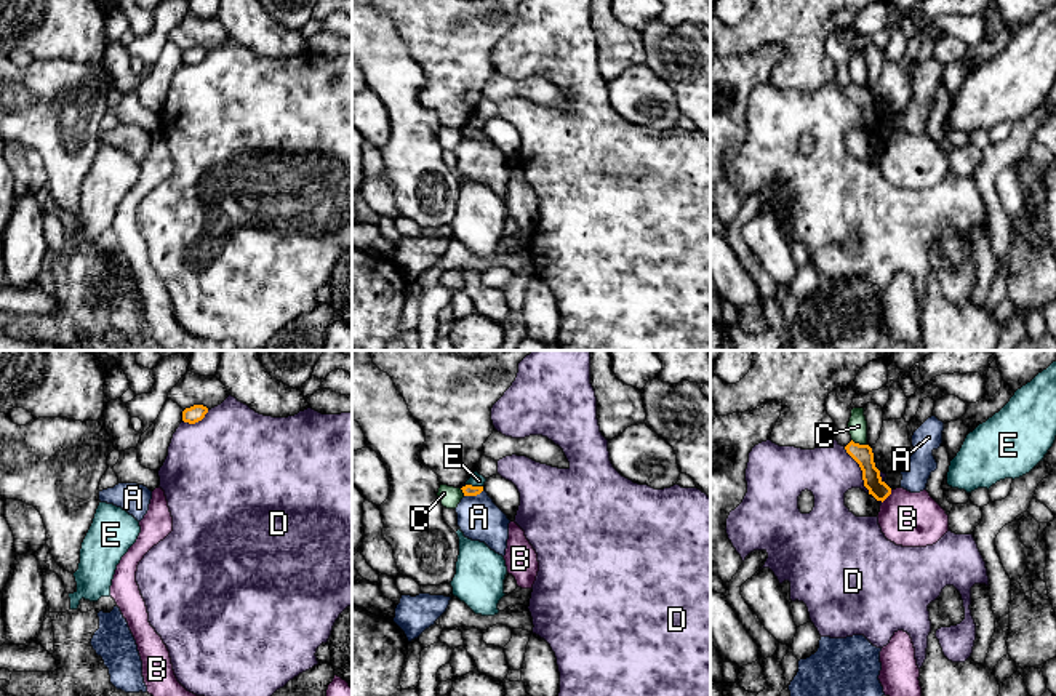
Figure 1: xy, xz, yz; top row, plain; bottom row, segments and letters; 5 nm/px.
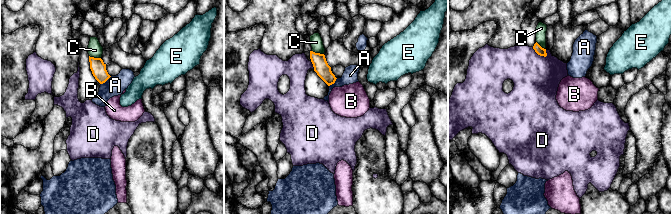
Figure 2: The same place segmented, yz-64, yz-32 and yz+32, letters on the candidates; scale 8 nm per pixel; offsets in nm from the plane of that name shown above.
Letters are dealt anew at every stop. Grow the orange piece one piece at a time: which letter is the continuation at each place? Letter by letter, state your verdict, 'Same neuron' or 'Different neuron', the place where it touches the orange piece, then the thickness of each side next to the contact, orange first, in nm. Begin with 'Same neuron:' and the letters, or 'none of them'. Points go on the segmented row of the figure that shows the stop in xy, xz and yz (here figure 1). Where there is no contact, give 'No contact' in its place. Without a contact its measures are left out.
Same neuron: none of them
A: Different neuron. Touches orange at xz (474, 495). Thickness 60 nm (orange) against 220 nm
B: Different neuron. Touches orange at yz (888, 495). Thickness 100 nm (orange) against 280 nm
C: Different neuron. Touches orange at yz (858, 444). Thickness 100 nm (orange) against 100 nm
D: Different neuron. Touches orange at yz (861, 469). Thickness 100 nm (orange) against 260 nm
E: Different neuron. Touches orange at xz (471, 485). Thickness 60 nm (orange) against 70 nm

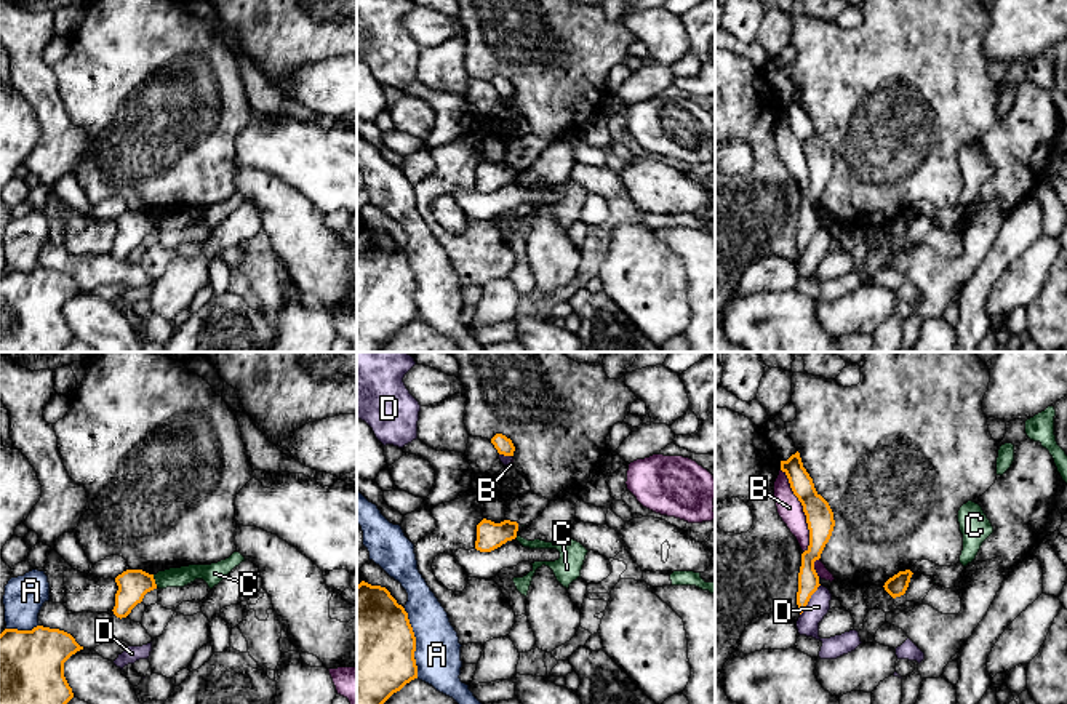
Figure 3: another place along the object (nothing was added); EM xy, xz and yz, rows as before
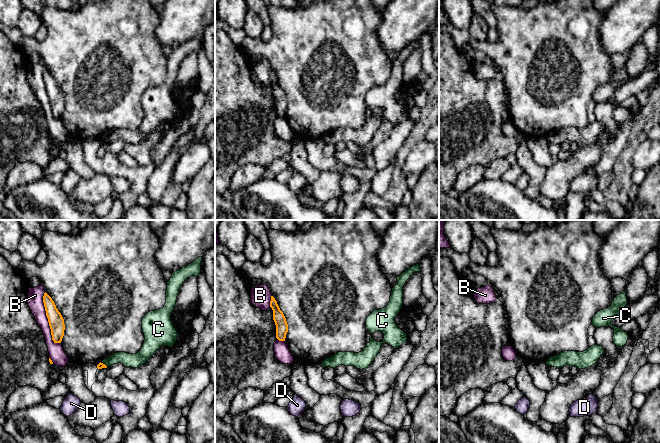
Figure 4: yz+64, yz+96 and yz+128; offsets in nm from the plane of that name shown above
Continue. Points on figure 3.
Same neuron: none of them
A: Different neuron. Touches orange at xz (415, 644). Thickness 500 nm (orange) against 220 nm
B: Different neuron. Touches orange at yz (803, 511). Thickness 140 nm (orange) against 120 nm
C: Different neuron. Touches orange at xy (154, 581). Thickness 160 nm (orange) against 100 nm
D: Different neuron. Touches orange at yz (808, 600). Thickness 110 nm (orange) against 110 nm

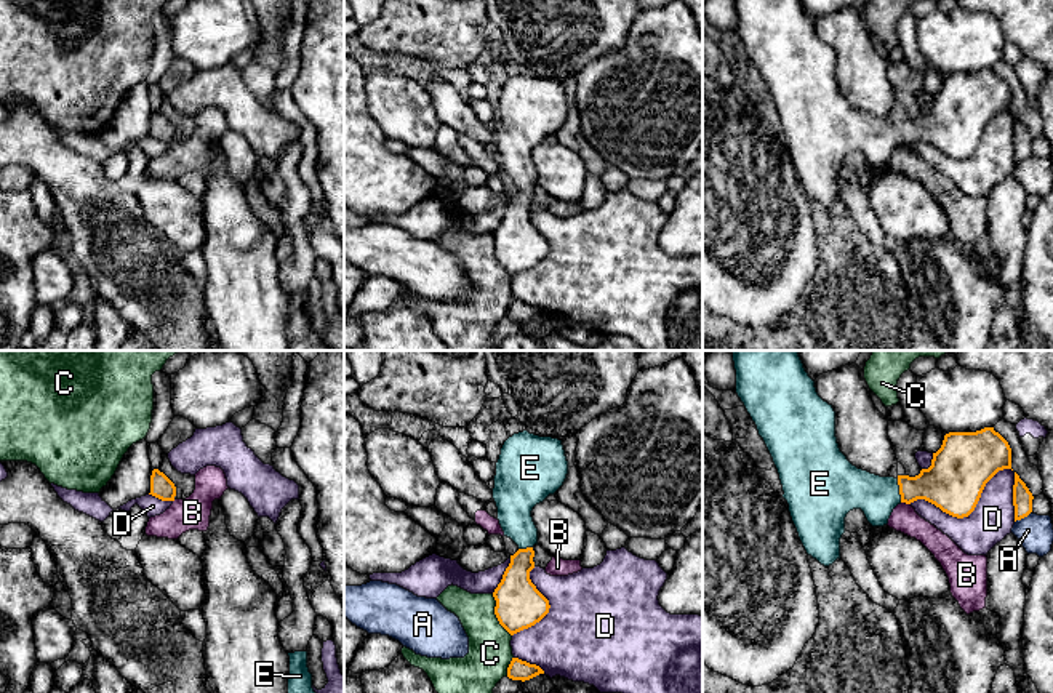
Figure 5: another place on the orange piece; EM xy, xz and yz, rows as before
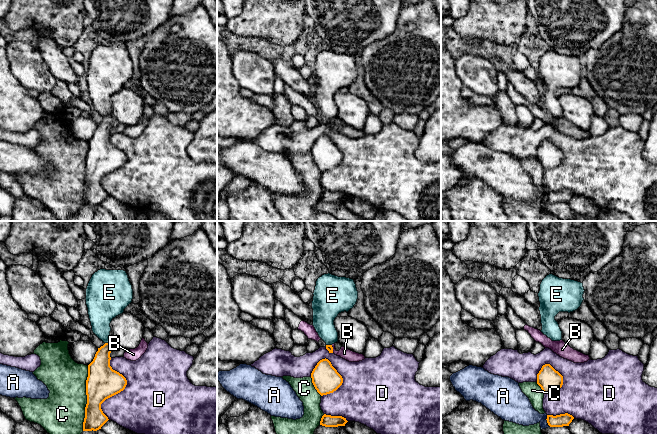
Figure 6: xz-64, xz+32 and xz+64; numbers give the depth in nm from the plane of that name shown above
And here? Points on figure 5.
Same neuron: E
A: Different neuron. Touches orange at yz (1023, 517). Thickness 100 nm (orange) against 180 nm
B: Different neuron. Touches orange at yz (906, 503). Thickness 280 nm (orange) against 140 nm
C: Different neuron. Touches orange at xz (495, 613). Thickness 240 nm (orange) against 220 nm
D: Different neuron. Touches orange at yz (968, 514). Thickness 300 nm (orange) against 220 nm
E: Same neuron. Touches orange at yz (900, 490). Thickness 260 nm (orange) against 220 nm

